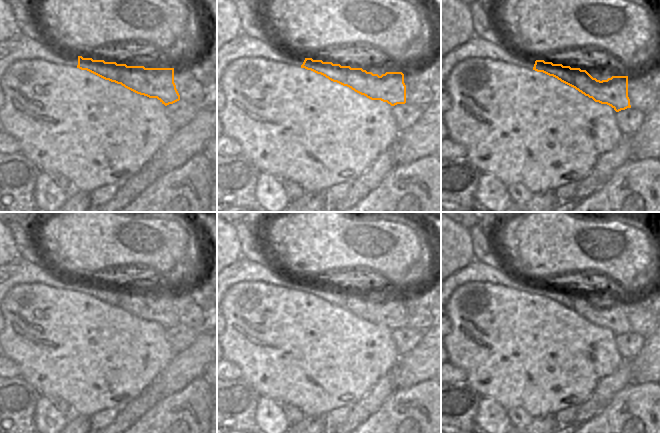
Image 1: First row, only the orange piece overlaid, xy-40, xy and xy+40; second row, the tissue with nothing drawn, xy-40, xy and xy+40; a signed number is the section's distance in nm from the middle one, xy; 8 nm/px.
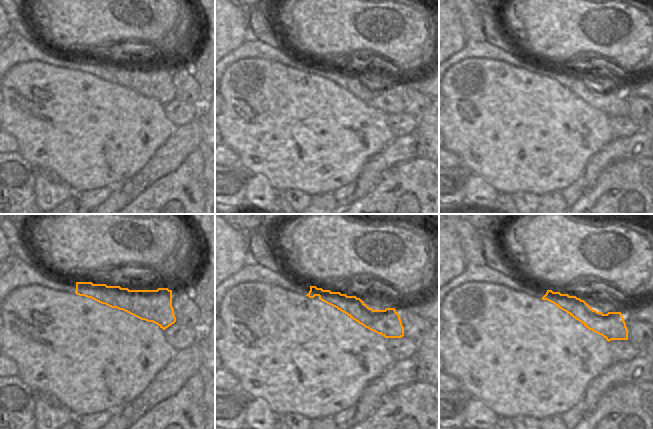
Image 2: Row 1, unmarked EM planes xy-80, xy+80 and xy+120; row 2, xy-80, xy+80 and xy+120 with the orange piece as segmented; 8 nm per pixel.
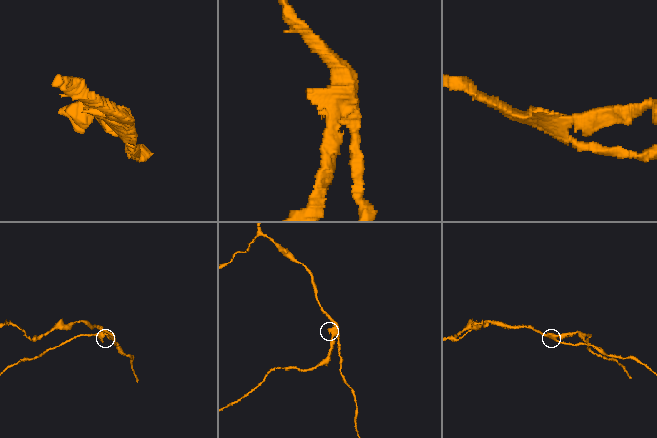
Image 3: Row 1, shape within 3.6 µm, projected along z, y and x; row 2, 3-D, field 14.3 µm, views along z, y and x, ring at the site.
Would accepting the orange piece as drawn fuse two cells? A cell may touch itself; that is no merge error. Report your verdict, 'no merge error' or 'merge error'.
merge error

